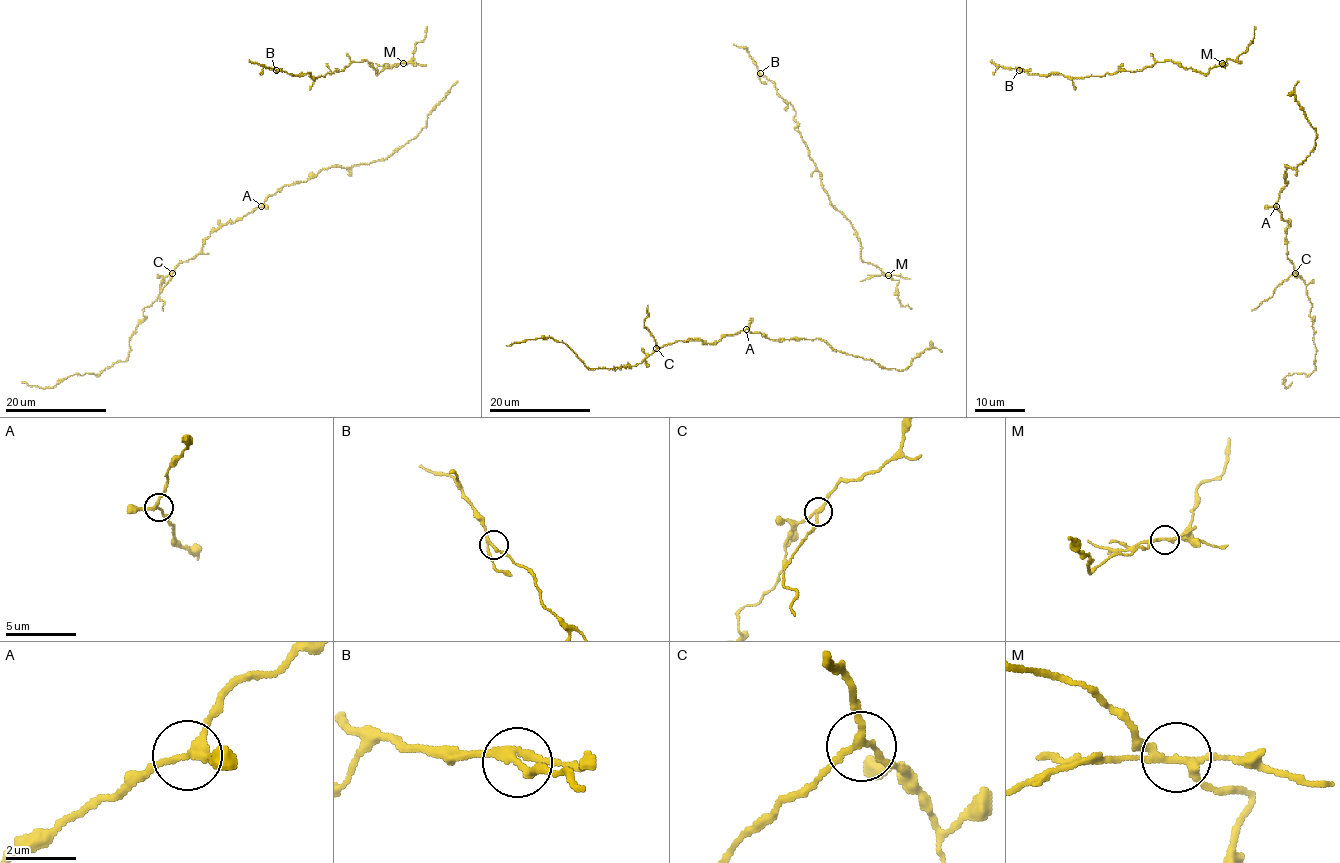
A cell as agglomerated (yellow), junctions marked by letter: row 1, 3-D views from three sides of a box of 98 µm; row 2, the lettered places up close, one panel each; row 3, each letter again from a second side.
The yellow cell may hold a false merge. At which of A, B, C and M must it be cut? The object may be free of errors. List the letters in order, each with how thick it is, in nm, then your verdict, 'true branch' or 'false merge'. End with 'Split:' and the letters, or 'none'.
A: calibre 190 nm; true branch
B: calibre 200 nm; true branch
C: calibre 190 nm; true branch
M: calibre 200 nm; false merge
Split: M

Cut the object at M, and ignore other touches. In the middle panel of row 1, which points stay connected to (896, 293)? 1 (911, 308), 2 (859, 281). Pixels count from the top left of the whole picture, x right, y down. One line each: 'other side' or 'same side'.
1: same side
2: other side

